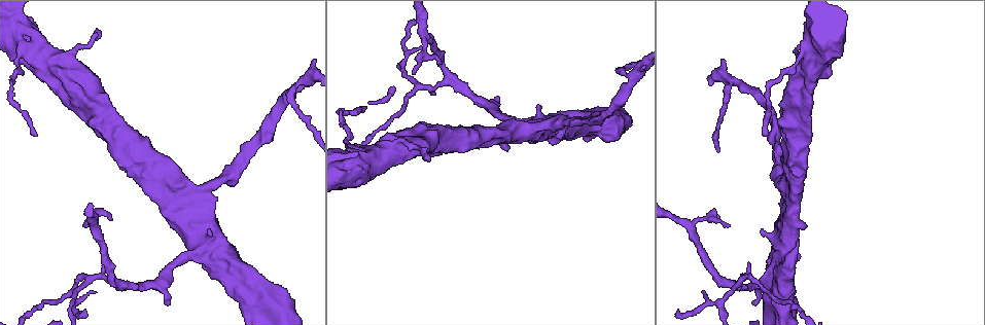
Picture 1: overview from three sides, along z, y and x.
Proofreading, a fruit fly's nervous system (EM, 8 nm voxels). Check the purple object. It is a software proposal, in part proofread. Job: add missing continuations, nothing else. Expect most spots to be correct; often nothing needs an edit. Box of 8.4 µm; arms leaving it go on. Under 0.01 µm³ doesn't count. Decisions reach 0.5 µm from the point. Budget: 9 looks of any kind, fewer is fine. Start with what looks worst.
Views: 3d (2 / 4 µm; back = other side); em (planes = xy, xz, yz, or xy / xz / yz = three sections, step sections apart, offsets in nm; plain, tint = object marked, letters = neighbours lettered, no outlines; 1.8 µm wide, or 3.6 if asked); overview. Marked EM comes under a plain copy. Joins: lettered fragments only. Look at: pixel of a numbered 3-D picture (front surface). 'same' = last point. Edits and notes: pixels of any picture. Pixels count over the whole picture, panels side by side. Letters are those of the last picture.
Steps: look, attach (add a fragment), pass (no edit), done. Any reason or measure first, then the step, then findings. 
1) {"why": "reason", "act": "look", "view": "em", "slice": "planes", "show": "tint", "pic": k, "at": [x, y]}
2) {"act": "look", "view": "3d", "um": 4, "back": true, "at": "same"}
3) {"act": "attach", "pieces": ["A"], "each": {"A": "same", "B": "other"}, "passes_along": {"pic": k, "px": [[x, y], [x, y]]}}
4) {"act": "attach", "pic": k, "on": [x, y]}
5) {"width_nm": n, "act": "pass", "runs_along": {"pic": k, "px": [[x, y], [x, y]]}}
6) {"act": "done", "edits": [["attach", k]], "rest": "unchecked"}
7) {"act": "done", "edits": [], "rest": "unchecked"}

{"why": "free end", "act": "look", "view": "em", "slice": "planes", "show": "letters", "pic": 1, "at": [95, 30]}

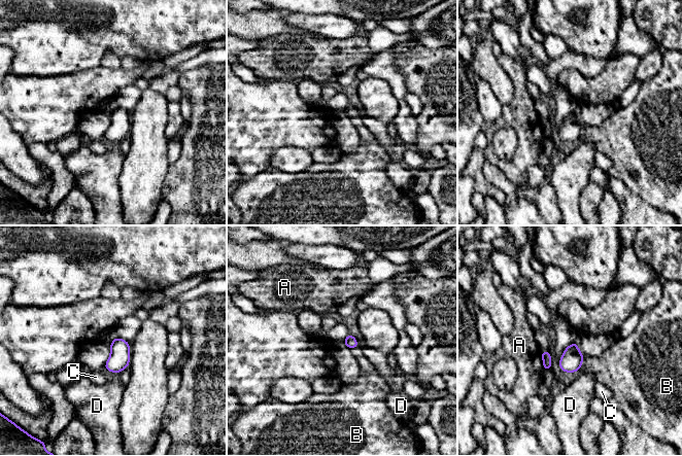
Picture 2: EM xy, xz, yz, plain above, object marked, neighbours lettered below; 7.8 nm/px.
{"act": "pass", "each": {"A": "other", "B": "other", "C": "other", "D": "other"}, "border": {"pic": 2, "px": [[584, 356], [579, 371]]}, "found": "none of them fits"}

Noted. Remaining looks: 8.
{"why": "thick turns thin", "act": "look", "view": "3d", "um": 4, "pic": 1, "at": [29, 52]}

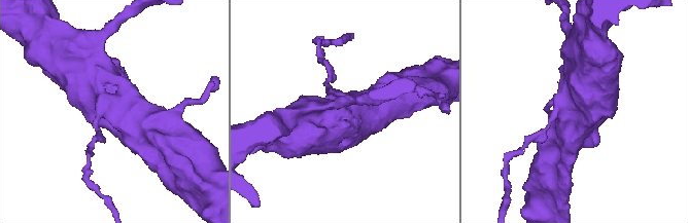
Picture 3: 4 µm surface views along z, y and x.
{"act": "look", "view": "em", "um": 3.6, "slice": "planes", "show": "letters", "pic": 3, "at": [113, 109]}

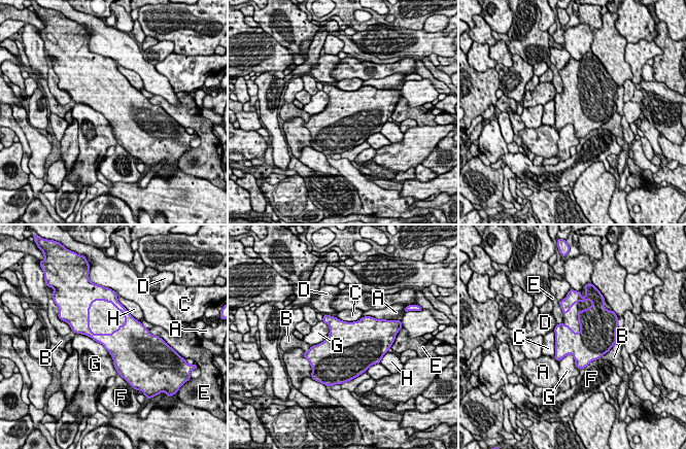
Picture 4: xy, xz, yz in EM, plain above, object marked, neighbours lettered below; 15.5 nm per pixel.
{"width_nm": 440, "act": "pass", "each": {"A": "other", "B": "other", "C": "other", "D": "other", "E": "other", "F": "other", "G": "other", "H": "other"}, "border": {"pic": 4, "px": [[77, 333], [103, 346], [117, 374]]}, "found": "none of them fits"}

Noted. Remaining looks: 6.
{"why": "tapers out", "act": "look", "view": "em", "um": 3.6, "slice": "planes", "show": "letters", "pic": 1, "at": [364, 109]}

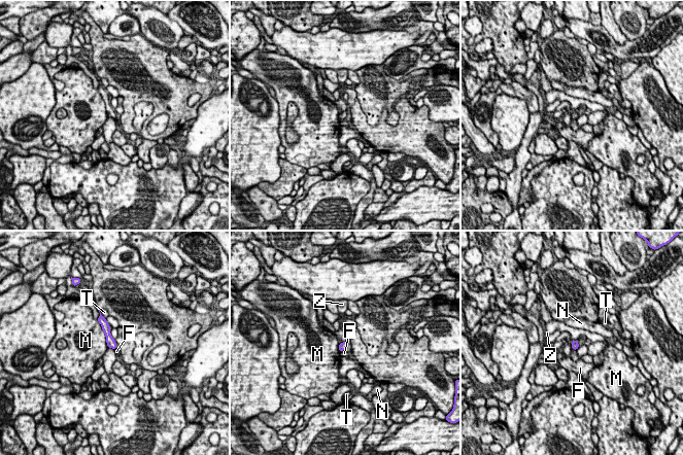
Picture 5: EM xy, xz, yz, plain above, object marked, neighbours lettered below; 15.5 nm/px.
{"act": "pass", "each": {"F": "other", "M": "other", "N": "other", "T": "other", "Z": "other"}, "found": "none of them fits"}

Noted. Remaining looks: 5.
{"why": "thick turns thin", "act": "look", "view": "3d", "um": 4, "back": true, "pic": 1, "at": [198, 250]}

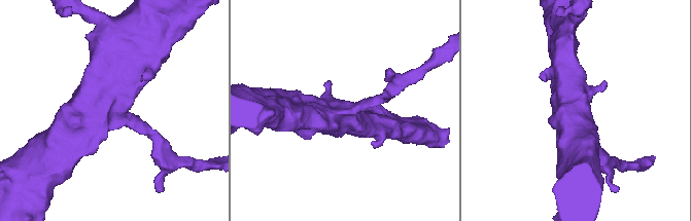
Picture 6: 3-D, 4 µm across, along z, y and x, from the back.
{"why": "need the tissue", "act": "look", "view": "em", "um": 3.6, "slice": "planes", "show": "letters", "pic": 6, "at": [117, 115]}

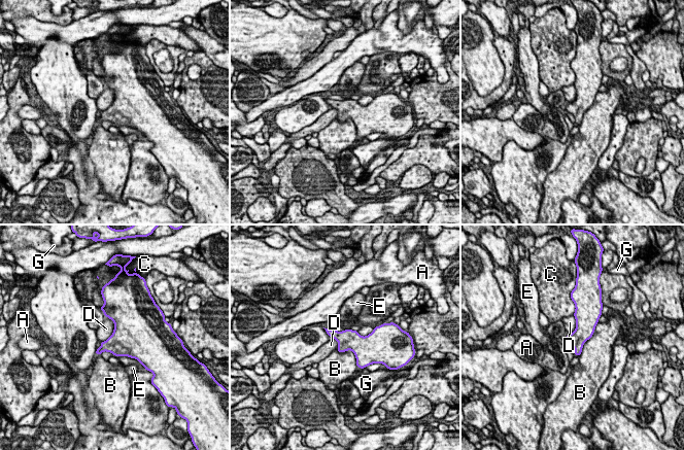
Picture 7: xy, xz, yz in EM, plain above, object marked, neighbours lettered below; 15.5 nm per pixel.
{"width_nm": 260, "act": "pass", "each": {"A": "other", "B": "other", "C": "other", "D": "other", "E": "other", "G": "other"}, "border": {"pic": 7, "px": [[107, 316], [113, 332], [101, 342]]}, "found": "no lettered fragment goes on from it"}

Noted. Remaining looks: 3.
{"act": "done", "edits": [], "rest": "unchecked"}

